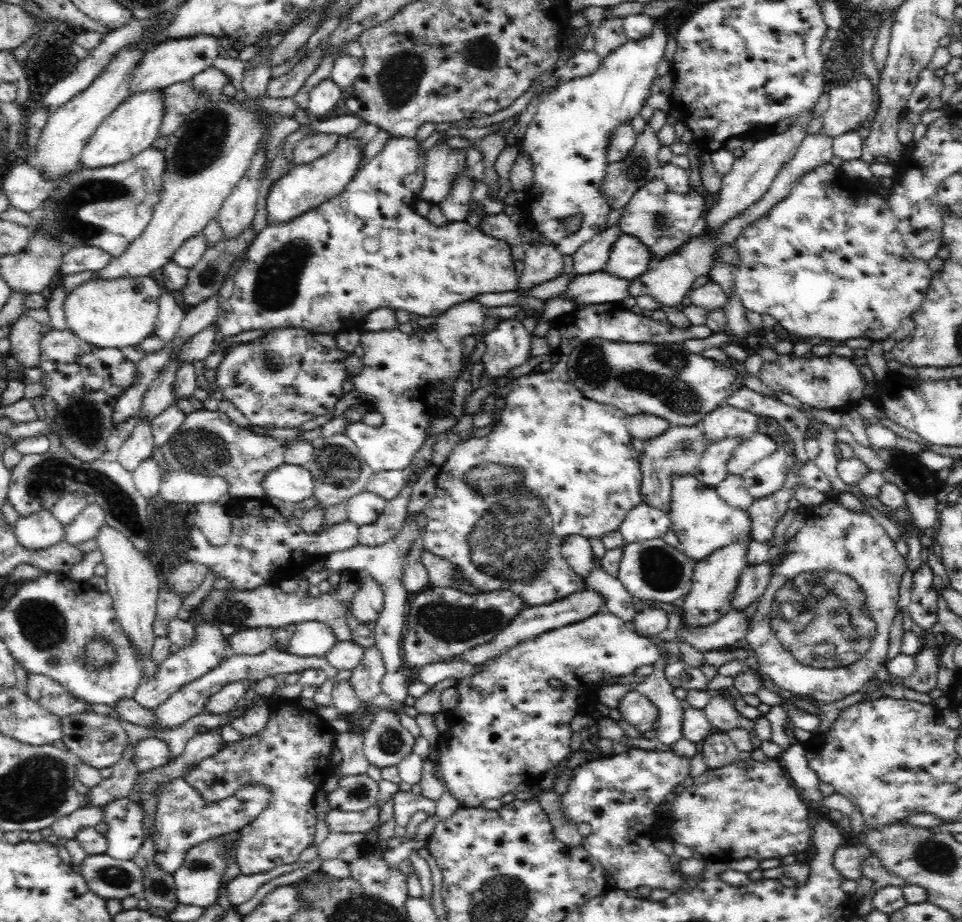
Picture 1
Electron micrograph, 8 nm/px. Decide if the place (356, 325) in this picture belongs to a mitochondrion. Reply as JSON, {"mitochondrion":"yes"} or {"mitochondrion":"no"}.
{"mitochondrion":"no"}

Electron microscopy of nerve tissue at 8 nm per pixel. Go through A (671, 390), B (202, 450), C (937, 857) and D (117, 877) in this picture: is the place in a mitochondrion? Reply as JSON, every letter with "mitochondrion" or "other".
{"A":"mitochondrion","B":"mitochondrion","C":"mitochondrion","D":"mitochondrion"}

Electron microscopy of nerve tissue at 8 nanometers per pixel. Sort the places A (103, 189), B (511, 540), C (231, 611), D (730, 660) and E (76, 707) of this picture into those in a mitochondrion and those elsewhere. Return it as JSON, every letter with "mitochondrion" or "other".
{"A":"mitochondrion","B":"mitochondrion","C":"mitochondrion","D":"other","E":"other"}

